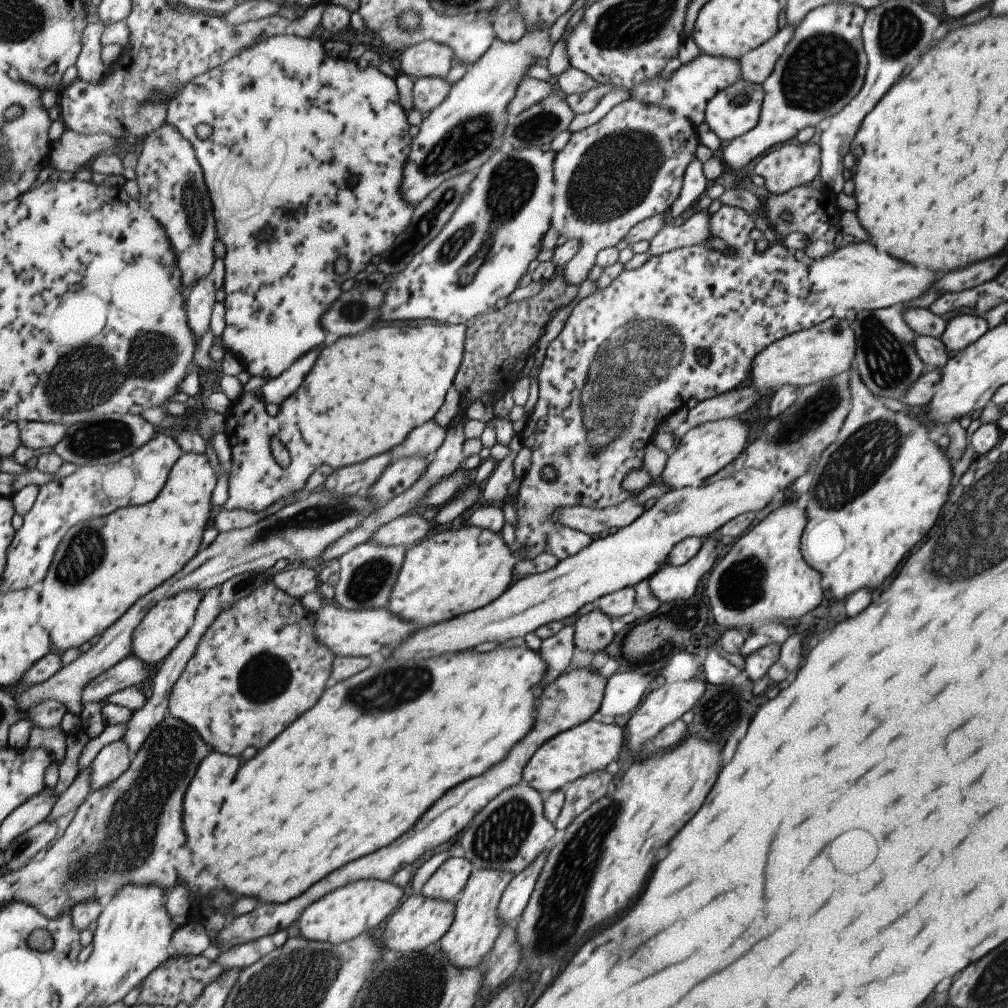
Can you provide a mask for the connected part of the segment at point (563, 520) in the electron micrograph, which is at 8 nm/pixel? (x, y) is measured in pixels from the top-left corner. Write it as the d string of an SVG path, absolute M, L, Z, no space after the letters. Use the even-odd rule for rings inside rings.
M633 495L623 502L602 509L581 505L567 507L558 513L556 523L561 527L569 527L595 538L606 534L609 528L619 530L631 524L643 511L643 504Z

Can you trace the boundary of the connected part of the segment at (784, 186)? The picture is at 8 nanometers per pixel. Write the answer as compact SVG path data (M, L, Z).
M787 141L767 154L758 156L753 160L753 172L761 176L764 180L765 192L770 192L777 196L787 192L789 189L800 187L801 185L813 184L817 180L818 168L820 165L820 148L815 142L798 143Z

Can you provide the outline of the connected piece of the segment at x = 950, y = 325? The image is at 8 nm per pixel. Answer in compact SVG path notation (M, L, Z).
M959 313L948 321L942 335L941 342L947 352L963 350L968 344L975 342L987 330L987 323L983 317Z

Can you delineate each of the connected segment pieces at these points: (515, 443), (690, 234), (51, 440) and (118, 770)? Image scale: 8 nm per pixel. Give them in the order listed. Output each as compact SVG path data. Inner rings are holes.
M513 435L513 438L509 441L506 446L508 448L507 454L496 461L496 466L490 472L490 475L486 478L485 486L481 490L480 494L482 497L481 505L488 505L493 503L502 510L503 500L505 500L505 490L511 480L513 480L513 472L511 471L511 464L515 454L519 452L522 447L519 435Z
M693 210L687 220L679 226L661 227L649 241L650 256L660 255L673 249L696 245L710 236L710 216L707 210Z
M29 421L21 424L22 444L35 450L53 450L67 436L68 428L67 425L54 422Z
M123 738L105 745L94 758L92 790L97 791L117 780L132 763L131 749Z

